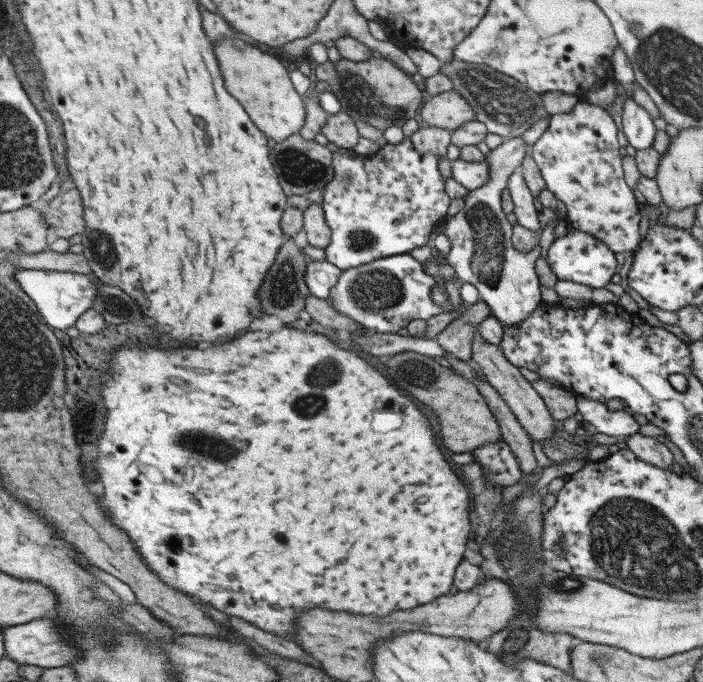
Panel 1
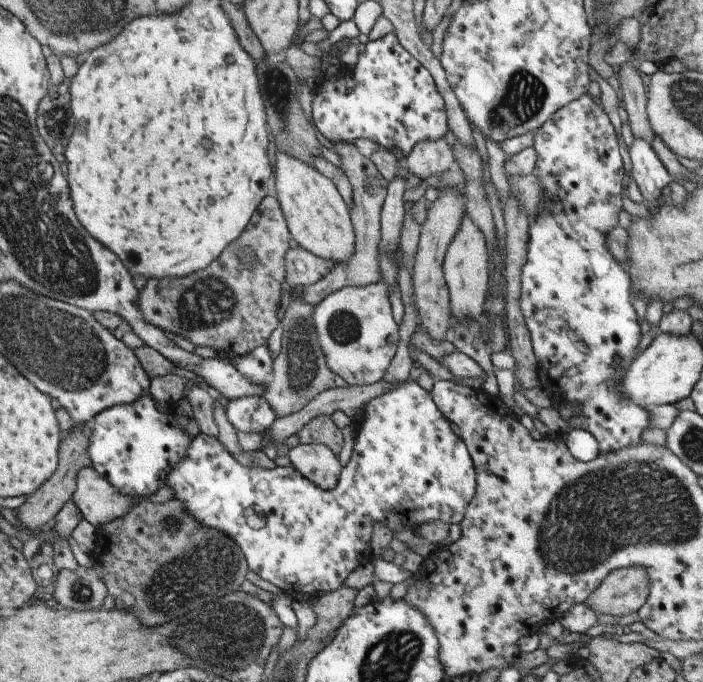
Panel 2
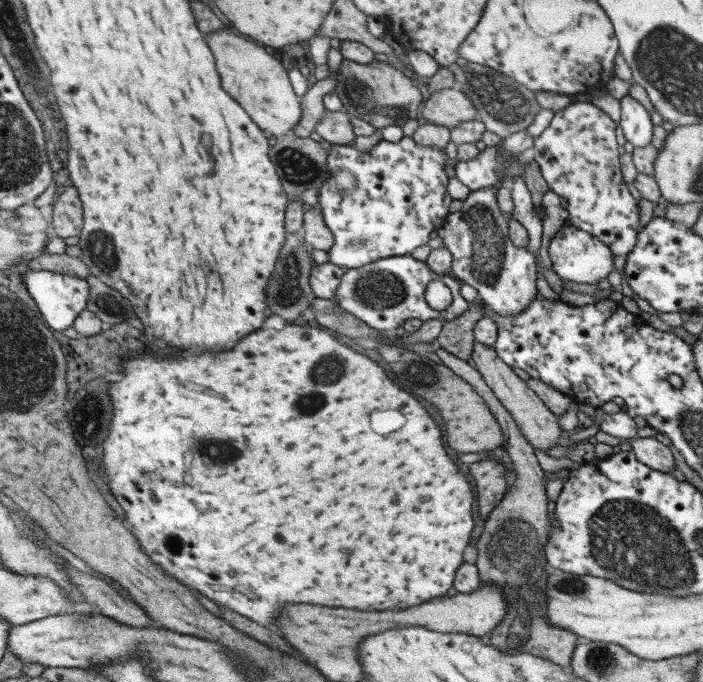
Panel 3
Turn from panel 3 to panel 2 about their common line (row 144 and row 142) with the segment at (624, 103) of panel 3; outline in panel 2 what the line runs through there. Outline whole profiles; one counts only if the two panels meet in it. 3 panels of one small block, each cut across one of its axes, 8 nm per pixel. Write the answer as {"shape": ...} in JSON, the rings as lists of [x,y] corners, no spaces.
{"shape":[[[635,139],[629,153],[633,164],[632,180],[636,181],[644,198],[650,201],[660,198],[663,190],[673,182],[673,178],[654,149],[648,141]]]}

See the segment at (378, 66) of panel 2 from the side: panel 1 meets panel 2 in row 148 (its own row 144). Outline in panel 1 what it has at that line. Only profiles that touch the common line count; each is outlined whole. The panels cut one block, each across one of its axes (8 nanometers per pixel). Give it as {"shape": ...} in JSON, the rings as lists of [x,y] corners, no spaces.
{"shape":[[[405,137],[398,144],[386,142],[370,155],[356,152],[350,155],[344,151],[333,153],[336,175],[323,189],[324,200],[321,204],[331,230],[331,241],[325,248],[325,259],[344,270],[430,245],[430,234],[446,220],[451,203],[444,188],[446,178],[438,171],[438,162],[441,159],[431,152],[418,152],[409,137]]]}

